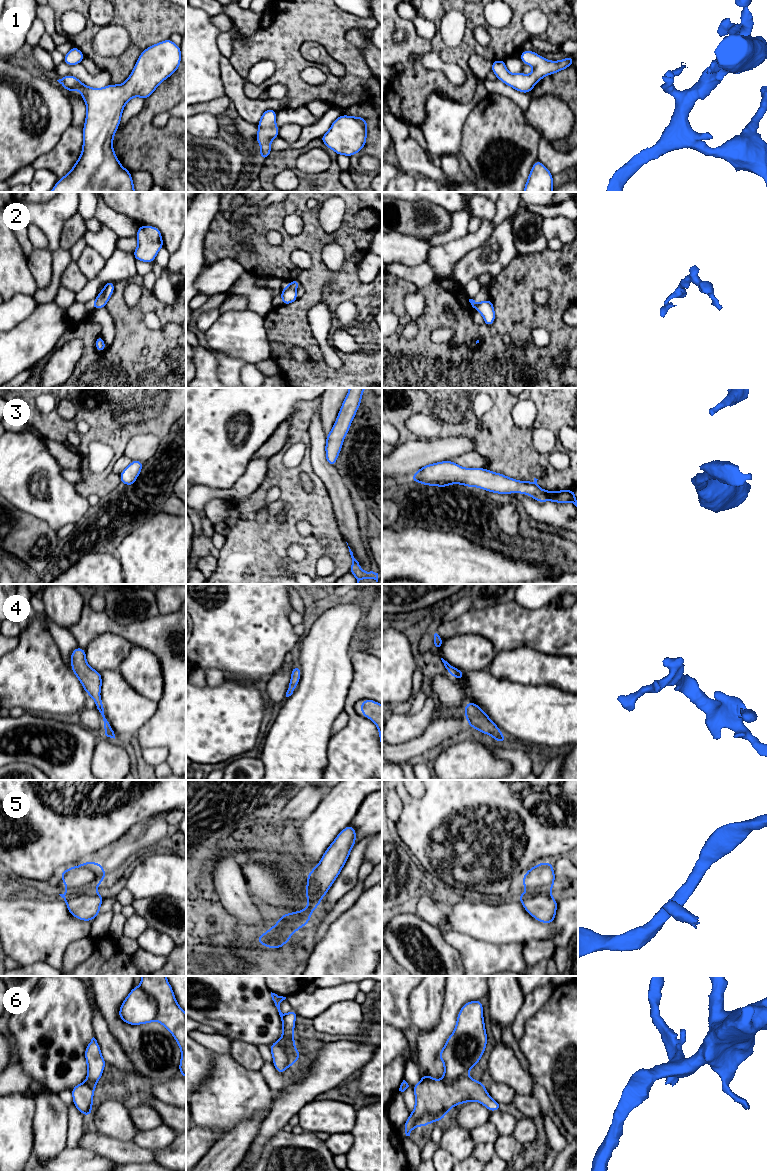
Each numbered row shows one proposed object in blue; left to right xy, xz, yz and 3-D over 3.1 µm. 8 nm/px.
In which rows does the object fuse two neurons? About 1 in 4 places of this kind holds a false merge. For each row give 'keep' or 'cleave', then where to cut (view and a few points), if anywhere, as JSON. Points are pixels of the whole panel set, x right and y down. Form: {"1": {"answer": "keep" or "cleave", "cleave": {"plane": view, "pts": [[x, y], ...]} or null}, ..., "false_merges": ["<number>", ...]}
{"1": {"answer": "keep", "cleave": null}, "2": {"answer": "keep", "cleave": null}, "3": {"answer": "keep", "cleave": null}, "4": {"answer": "keep", "cleave": null}, "5": {"answer": "keep", "cleave": null}, "6": {"answer": "cleave", "cleave": {"plane": "xz", "pts": [[284, 1015], [283, 1045], [295, 1060]]}}, "false_merges": ["6"]}

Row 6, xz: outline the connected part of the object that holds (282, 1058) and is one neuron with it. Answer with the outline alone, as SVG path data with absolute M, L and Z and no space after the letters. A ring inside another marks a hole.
M272 992L271 997L282 1019L282 1038L280 1040L277 1040L275 1043L271 1044L269 1047L271 1049L271 1054L273 1057L273 1064L277 1072L283 1074L287 1067L293 1066L295 1064L296 1060L293 1057L292 1053L289 1052L288 1049L283 1045L283 1039L285 1036L283 1018L285 1014L283 1014L280 1010L280 1003L285 1000L286 997L279 996Z

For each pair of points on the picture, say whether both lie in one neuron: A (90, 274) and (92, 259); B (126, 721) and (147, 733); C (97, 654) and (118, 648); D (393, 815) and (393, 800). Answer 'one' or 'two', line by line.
A: one
B: two
C: one
D: one

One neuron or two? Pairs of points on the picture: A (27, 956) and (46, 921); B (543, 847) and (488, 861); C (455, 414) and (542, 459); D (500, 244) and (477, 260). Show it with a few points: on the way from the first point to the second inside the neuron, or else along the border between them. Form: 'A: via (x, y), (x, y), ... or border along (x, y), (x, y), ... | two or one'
A: via (27, 947), (27, 940), (37, 930) | one
B: via (529, 859), (519, 869), (502, 869) | one
C: via (462, 433), (499, 440), (516, 455) | one
D: via (494, 250), (483, 260) | one

